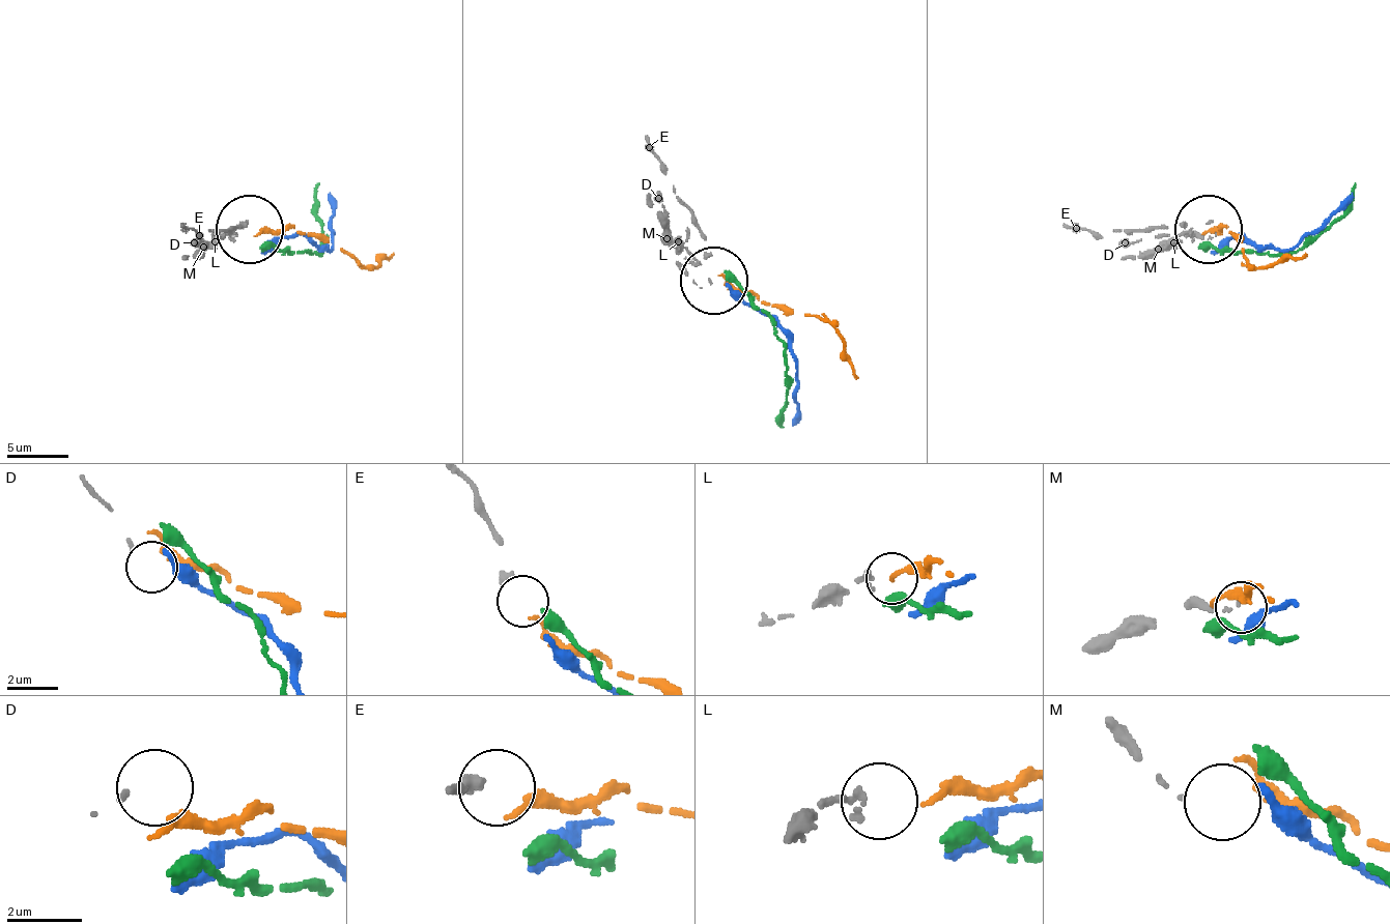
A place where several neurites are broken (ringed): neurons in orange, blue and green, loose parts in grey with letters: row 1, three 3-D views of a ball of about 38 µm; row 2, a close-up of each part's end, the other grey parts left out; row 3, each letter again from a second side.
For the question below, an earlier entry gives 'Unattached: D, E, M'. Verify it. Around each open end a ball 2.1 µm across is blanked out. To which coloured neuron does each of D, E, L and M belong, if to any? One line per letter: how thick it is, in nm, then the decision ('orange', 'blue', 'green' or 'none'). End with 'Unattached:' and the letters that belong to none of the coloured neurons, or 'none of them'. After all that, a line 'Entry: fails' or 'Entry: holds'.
D: 110 nm | none
E: 280 nm | none
L: 200 nm | orange
M: 70 nm | none
Unattached: D, E, M
Entry: holds

